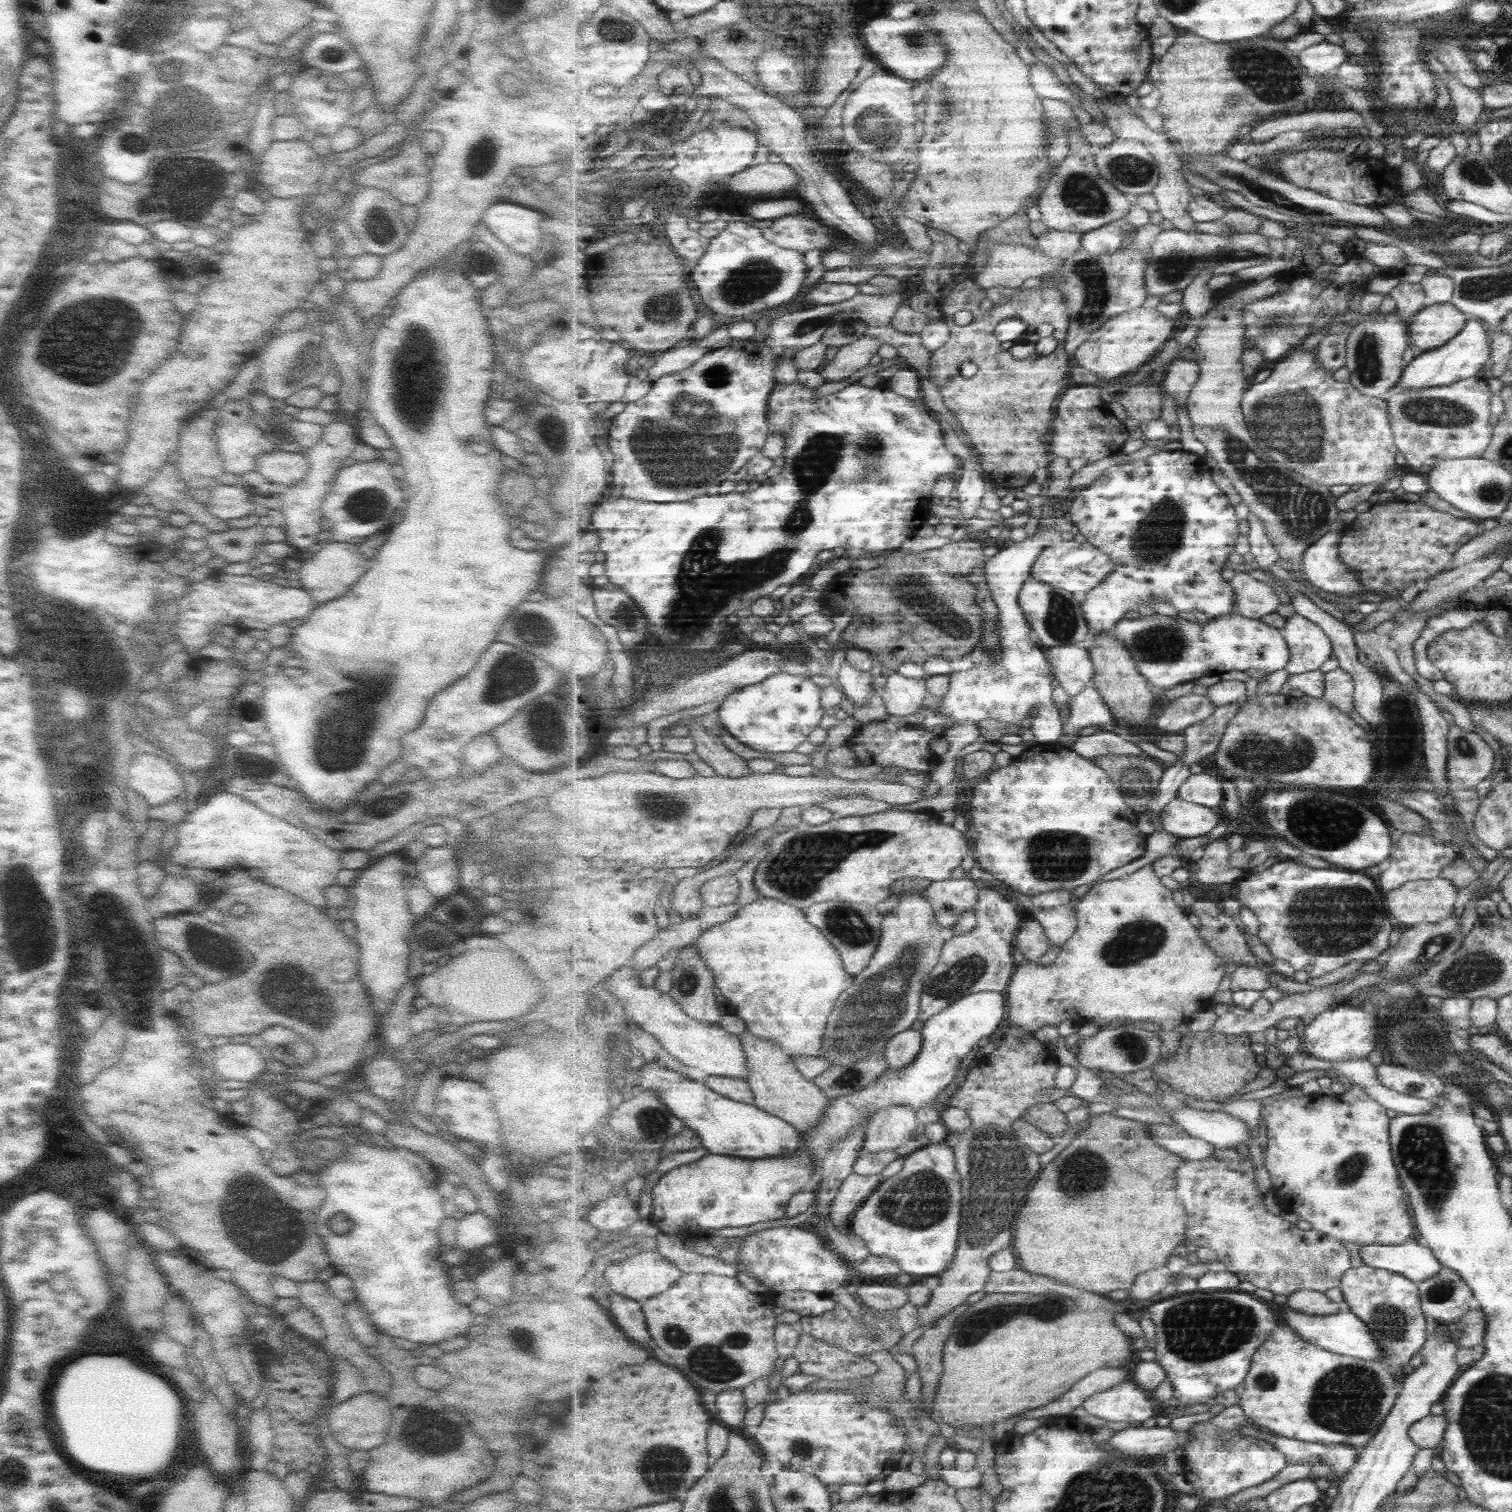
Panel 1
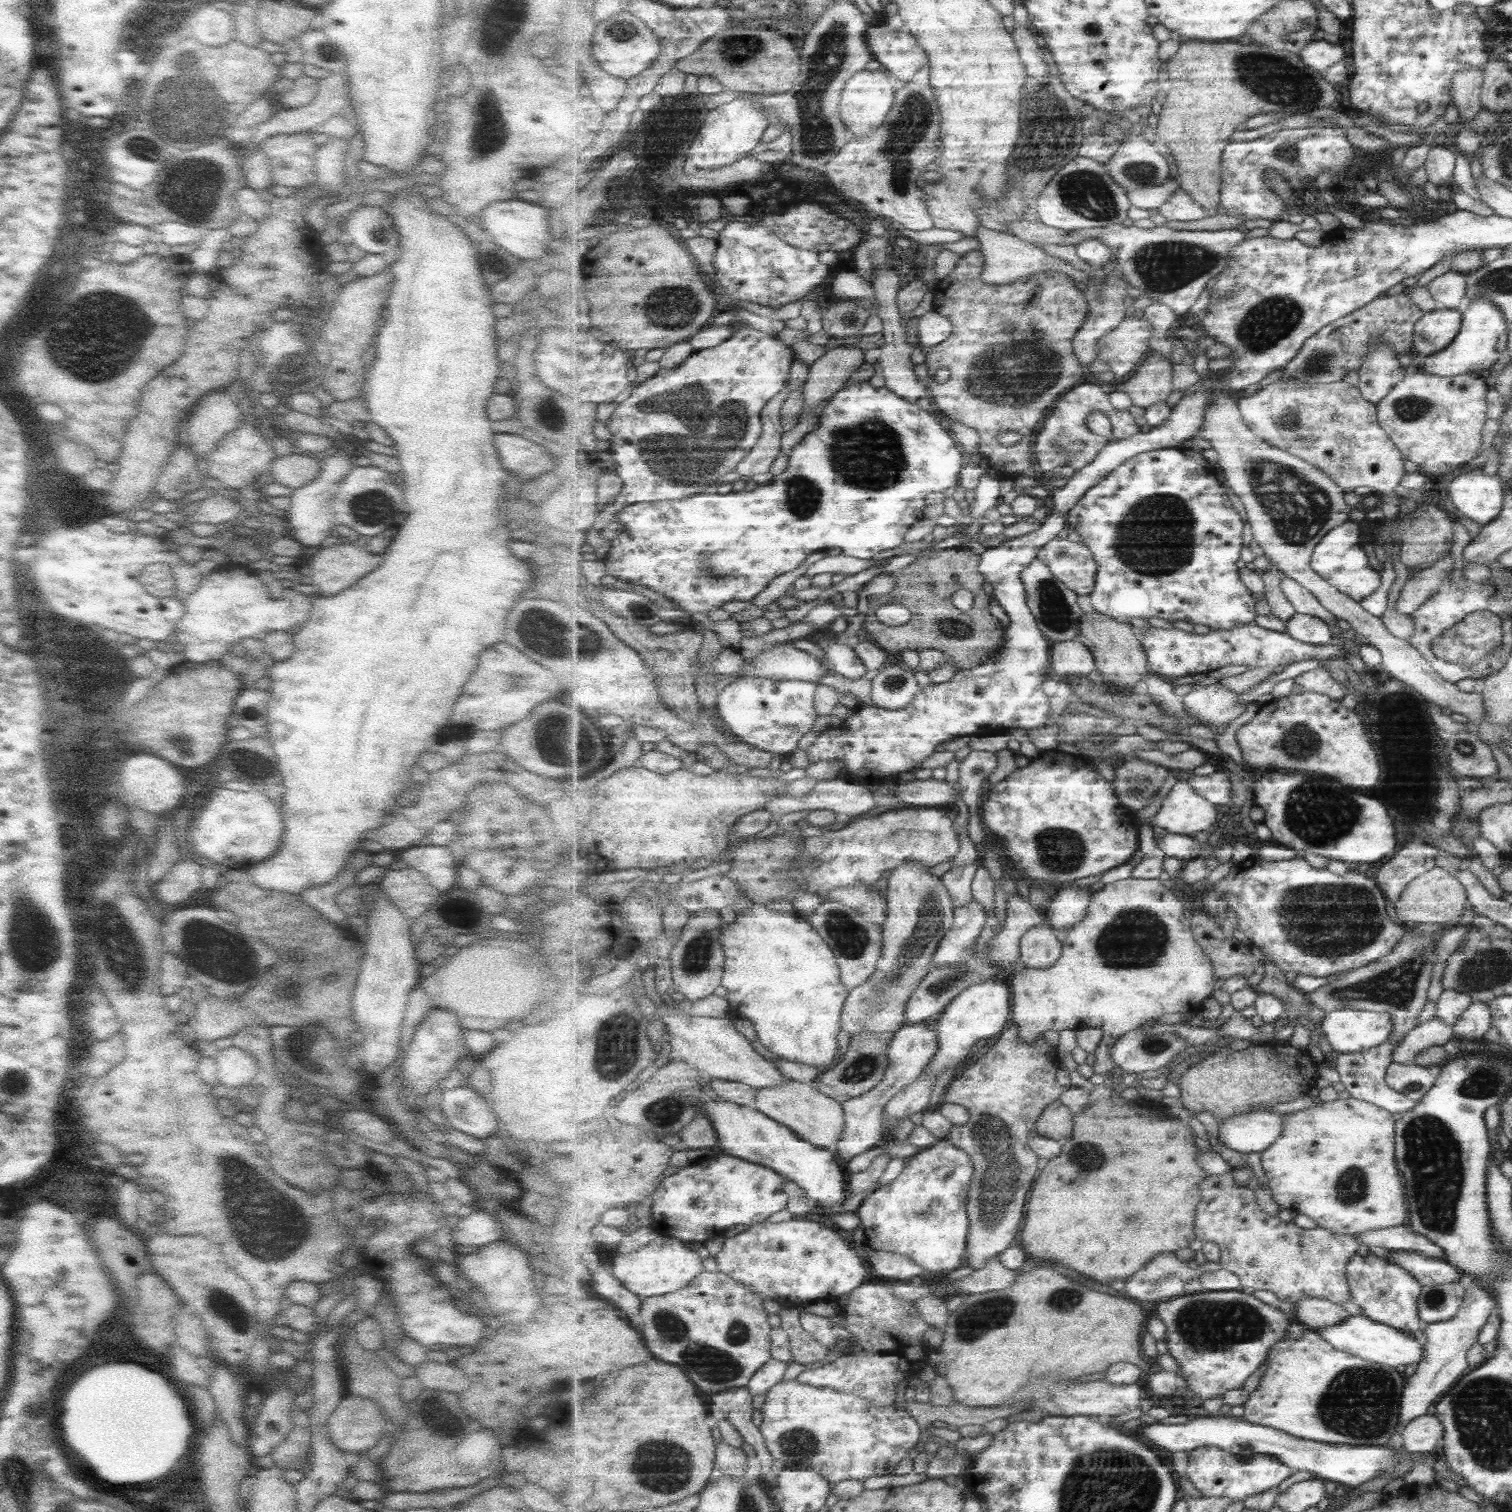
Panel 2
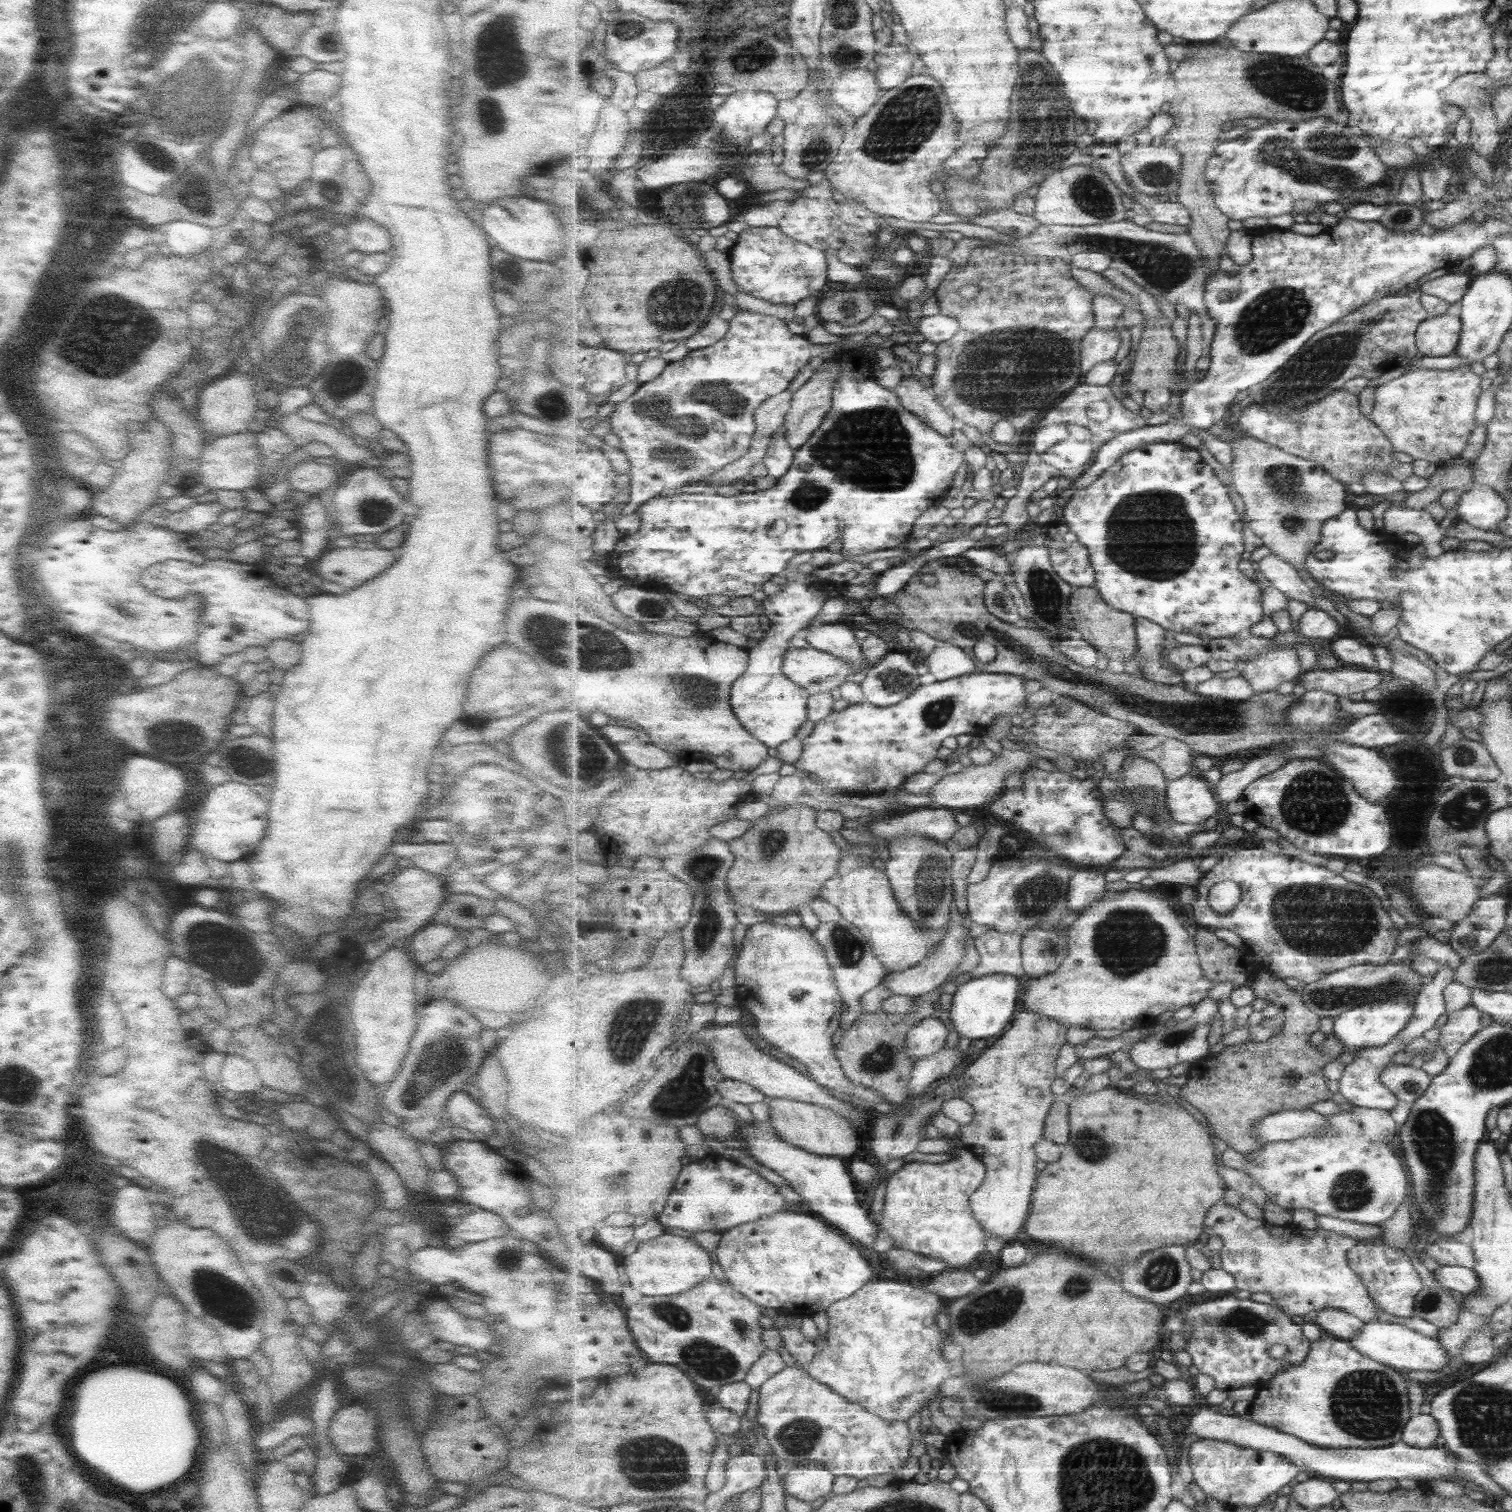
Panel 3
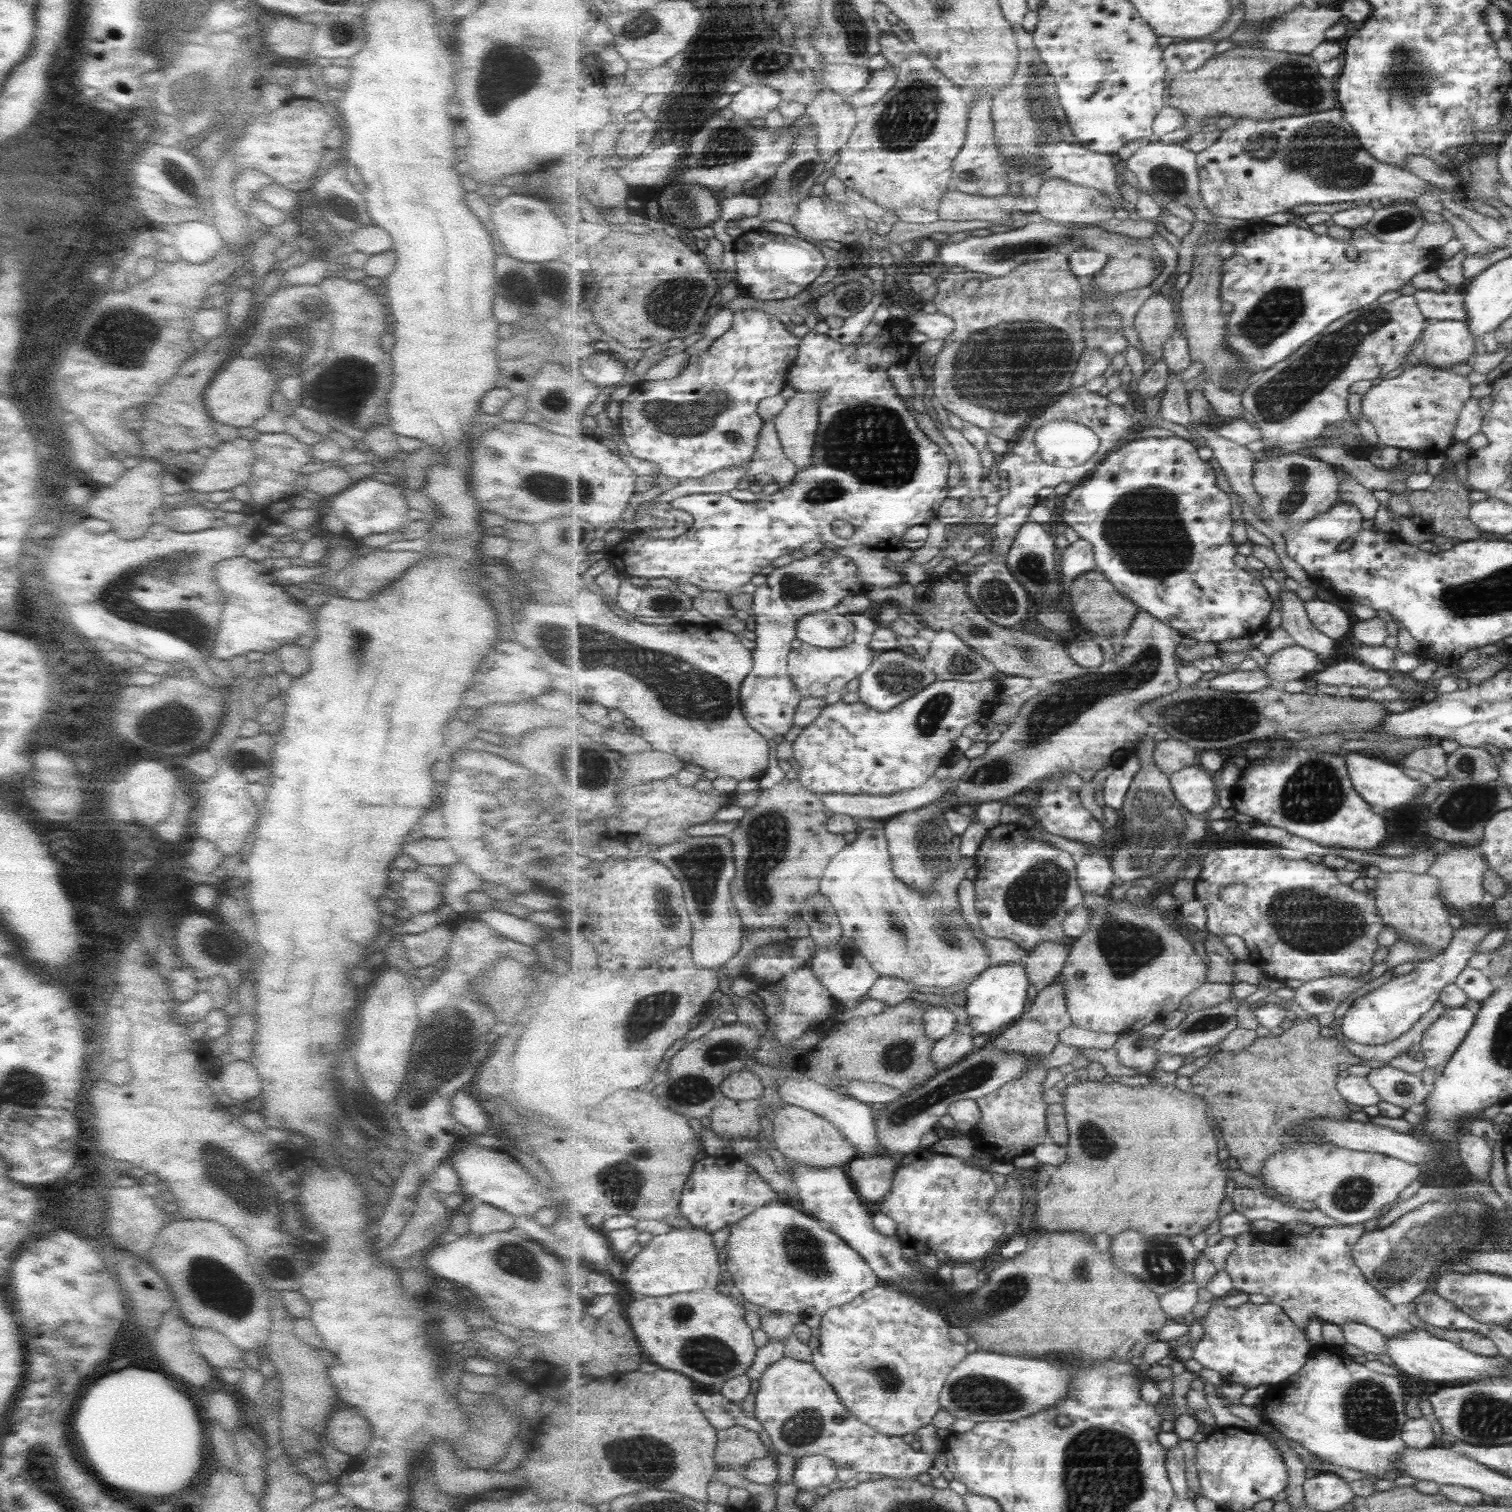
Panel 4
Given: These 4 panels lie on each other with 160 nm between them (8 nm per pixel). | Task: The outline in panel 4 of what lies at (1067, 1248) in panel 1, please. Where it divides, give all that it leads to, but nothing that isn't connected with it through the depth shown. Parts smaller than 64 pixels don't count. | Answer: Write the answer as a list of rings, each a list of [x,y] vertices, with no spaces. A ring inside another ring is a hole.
[[[1083,1081],[1069,1083],[1062,1091],[1063,1105],[1066,1109],[1066,1120],[1070,1129],[1070,1143],[1068,1144],[1067,1164],[1057,1167],[1038,1166],[1038,1189],[1036,1199],[1035,1221],[1038,1227],[1049,1232],[1061,1232],[1061,1230],[1083,1230],[1083,1234],[1095,1236],[1099,1232],[1107,1232],[1109,1236],[1115,1236],[1125,1230],[1141,1230],[1146,1237],[1157,1235],[1183,1235],[1191,1238],[1199,1232],[1203,1232],[1209,1224],[1213,1224],[1219,1216],[1223,1200],[1227,1196],[1227,1182],[1231,1172],[1225,1170],[1225,1163],[1219,1160],[1219,1140],[1215,1136],[1213,1119],[1209,1104],[1202,1096],[1193,1094],[1190,1090],[1181,1091],[1174,1085],[1152,1081],[1142,1087],[1128,1086],[1119,1082]]]

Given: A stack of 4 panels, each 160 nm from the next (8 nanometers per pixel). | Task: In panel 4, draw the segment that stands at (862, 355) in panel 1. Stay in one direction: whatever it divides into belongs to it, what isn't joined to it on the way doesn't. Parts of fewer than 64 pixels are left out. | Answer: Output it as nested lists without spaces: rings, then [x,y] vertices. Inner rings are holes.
[[[794,392],[773,420],[785,454],[796,464],[797,472],[808,469],[814,461],[821,399],[818,392]]]

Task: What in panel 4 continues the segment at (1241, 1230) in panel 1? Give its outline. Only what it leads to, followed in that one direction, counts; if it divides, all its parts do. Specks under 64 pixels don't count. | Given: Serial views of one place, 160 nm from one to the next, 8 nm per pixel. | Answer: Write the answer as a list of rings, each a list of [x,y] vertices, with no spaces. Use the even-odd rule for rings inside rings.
[[[1365,1224],[1360,1225],[1339,1225],[1332,1227],[1314,1227],[1314,1231],[1309,1235],[1301,1234],[1297,1235],[1290,1233],[1289,1236],[1285,1239],[1285,1236],[1277,1236],[1273,1238],[1271,1236],[1263,1235],[1261,1232],[1255,1231],[1253,1228],[1250,1228],[1247,1232],[1239,1234],[1234,1237],[1238,1240],[1237,1249],[1231,1254],[1231,1257],[1227,1259],[1226,1262],[1226,1271],[1231,1275],[1231,1278],[1234,1280],[1234,1288],[1245,1292],[1247,1294],[1262,1294],[1265,1297],[1269,1298],[1271,1302],[1278,1304],[1283,1308],[1283,1310],[1291,1317],[1291,1320],[1294,1320],[1294,1323],[1298,1325],[1299,1328],[1307,1328],[1311,1320],[1319,1320],[1321,1322],[1335,1323],[1339,1326],[1342,1324],[1347,1324],[1350,1322],[1356,1322],[1359,1324],[1365,1324],[1371,1326],[1375,1330],[1382,1332],[1387,1338],[1392,1338],[1393,1336],[1398,1336],[1399,1334],[1407,1334],[1408,1332],[1413,1332],[1414,1327],[1408,1318],[1402,1316],[1397,1312],[1397,1308],[1394,1304],[1391,1304],[1390,1300],[1387,1300],[1386,1296],[1383,1296],[1382,1292],[1379,1292],[1378,1288],[1375,1288],[1375,1285],[1372,1285],[1370,1281],[1367,1280],[1365,1273],[1362,1269],[1359,1268],[1359,1265],[1355,1262],[1353,1251],[1354,1247],[1358,1244],[1358,1240],[1362,1238],[1365,1234]]]

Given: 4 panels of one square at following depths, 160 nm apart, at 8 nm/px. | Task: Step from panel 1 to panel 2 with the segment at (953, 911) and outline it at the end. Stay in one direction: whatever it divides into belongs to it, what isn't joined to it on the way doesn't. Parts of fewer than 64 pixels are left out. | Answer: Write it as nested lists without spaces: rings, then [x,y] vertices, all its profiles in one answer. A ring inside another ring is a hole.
[[[973,861],[970,864],[953,867],[941,876],[954,900],[955,908],[968,905],[974,900],[972,884],[979,867],[979,862],[977,864]]]

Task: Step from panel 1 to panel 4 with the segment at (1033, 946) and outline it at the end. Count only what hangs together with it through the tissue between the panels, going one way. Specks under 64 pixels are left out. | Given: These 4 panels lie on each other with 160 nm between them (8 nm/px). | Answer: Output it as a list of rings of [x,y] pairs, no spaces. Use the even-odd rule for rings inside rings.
[[[1044,942],[1027,953],[1023,958],[1023,964],[1031,985],[1038,992],[1053,985],[1065,968],[1069,955],[1069,944],[1061,942]]]

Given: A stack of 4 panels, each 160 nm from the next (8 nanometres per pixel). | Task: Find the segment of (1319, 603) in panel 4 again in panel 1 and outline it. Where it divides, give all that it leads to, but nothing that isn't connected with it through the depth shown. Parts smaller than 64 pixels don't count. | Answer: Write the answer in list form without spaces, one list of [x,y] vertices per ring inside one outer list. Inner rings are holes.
[[[1293,615],[1287,618],[1281,632],[1286,638],[1287,646],[1291,651],[1290,663],[1286,666],[1286,671],[1290,676],[1303,674],[1321,668],[1329,658],[1333,657],[1333,645],[1330,637],[1314,621],[1308,620],[1301,615]]]

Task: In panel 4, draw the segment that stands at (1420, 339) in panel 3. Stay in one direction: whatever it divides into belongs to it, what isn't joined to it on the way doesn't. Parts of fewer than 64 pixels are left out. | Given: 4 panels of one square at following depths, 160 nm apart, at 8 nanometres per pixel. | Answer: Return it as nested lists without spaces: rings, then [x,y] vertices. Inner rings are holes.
[[[1432,320],[1422,332],[1424,364],[1450,369],[1470,363],[1473,356],[1473,335],[1469,324],[1459,320]]]

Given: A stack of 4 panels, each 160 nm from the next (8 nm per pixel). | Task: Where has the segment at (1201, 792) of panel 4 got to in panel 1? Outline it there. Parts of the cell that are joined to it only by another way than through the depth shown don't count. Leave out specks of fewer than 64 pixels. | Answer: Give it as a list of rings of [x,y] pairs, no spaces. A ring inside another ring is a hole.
[[[1175,797],[1160,814],[1163,829],[1180,839],[1209,834],[1219,826],[1214,808]]]

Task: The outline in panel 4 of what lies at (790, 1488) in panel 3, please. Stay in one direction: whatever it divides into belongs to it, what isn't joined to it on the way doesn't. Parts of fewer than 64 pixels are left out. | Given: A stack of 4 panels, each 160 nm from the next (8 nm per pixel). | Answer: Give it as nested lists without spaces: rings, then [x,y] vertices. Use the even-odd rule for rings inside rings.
[[[809,1456],[800,1460],[795,1468],[793,1483],[806,1491],[828,1487],[837,1481],[838,1468],[827,1456]]]

